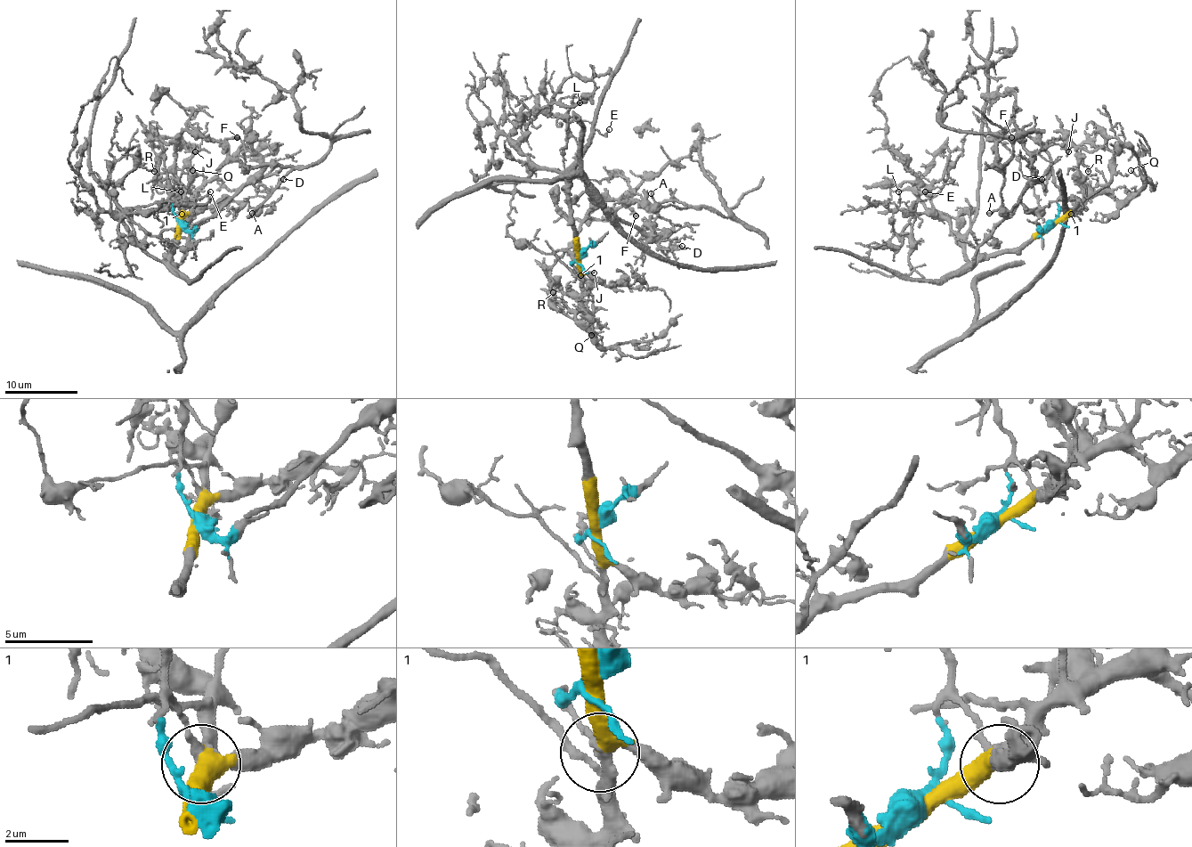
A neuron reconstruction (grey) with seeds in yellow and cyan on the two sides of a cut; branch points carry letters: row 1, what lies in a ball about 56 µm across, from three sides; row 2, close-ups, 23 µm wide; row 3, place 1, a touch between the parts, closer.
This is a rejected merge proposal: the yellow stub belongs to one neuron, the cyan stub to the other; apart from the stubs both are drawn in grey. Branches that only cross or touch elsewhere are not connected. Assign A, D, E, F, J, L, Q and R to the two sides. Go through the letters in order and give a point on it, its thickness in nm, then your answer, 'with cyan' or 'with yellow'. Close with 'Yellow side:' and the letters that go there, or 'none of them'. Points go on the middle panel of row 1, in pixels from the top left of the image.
A: place (651, 193); calibre 170 nm; with cyan
D: place (682, 246); calibre 110 nm; with yellow
E: place (609, 129); calibre 120 nm; with yellow
F: place (636, 215); calibre 320 nm; with cyan
J: place (594, 272); calibre 150 nm; with yellow
L: place (579, 102); calibre 130 nm; with yellow
Q: place (591, 335); calibre 100 nm; with yellow
R: place (553, 292); calibre 220 nm; with cyan
Yellow side: D, E, J, L, Q

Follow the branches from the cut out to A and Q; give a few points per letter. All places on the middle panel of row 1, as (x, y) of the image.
A: (578, 256), (571, 264), (584, 218), (604, 201), (684, 201), (689, 207), (658, 205), (651, 192)
Q: (578, 256), (582, 289), (576, 320), (589, 337), (604, 347), (591, 335)

